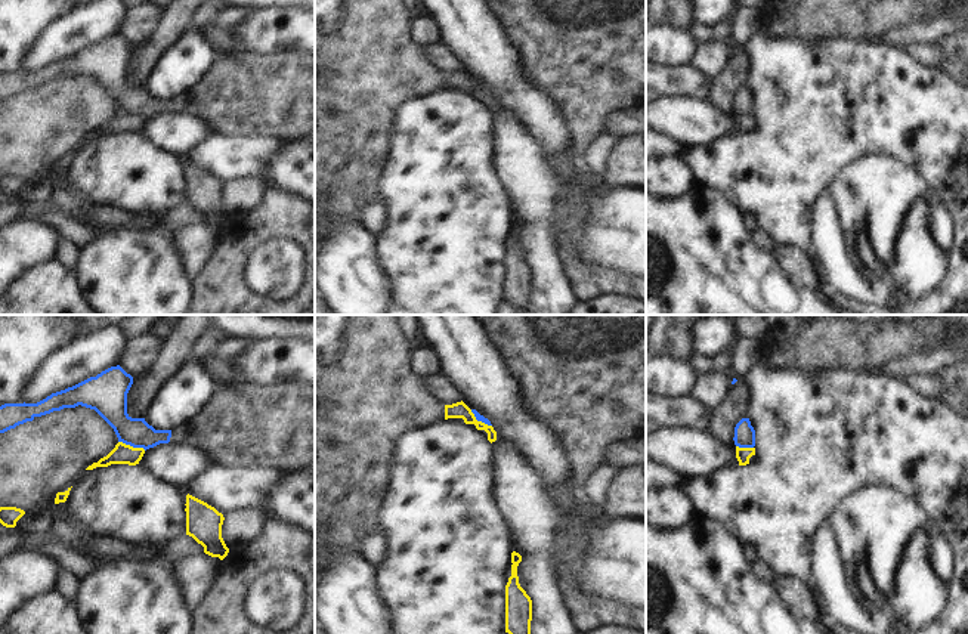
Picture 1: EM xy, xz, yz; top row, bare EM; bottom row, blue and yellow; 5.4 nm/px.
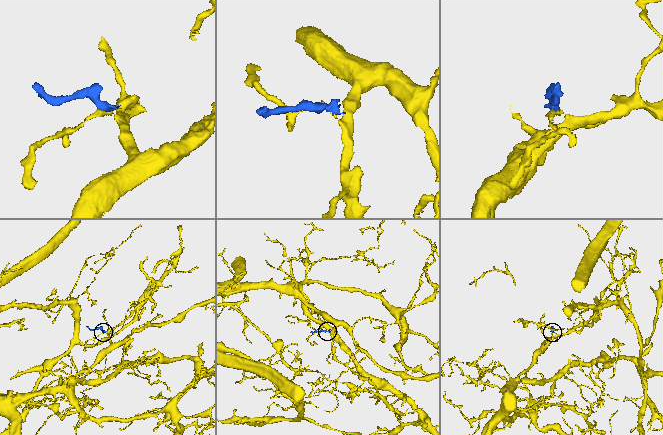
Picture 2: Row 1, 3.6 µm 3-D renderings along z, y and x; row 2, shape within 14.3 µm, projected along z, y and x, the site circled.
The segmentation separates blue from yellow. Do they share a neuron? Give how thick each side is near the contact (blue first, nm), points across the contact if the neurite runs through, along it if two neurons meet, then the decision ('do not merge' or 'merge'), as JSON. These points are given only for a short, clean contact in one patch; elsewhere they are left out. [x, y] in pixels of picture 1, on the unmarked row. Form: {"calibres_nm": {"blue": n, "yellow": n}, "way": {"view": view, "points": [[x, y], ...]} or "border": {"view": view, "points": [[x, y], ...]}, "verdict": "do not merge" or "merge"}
{"calibres_nm": {"blue": 170, "yellow": 110}, "border": {"view": "xy", "points": [[118, 110], [145, 118]]}, "verdict": "do not merge"}

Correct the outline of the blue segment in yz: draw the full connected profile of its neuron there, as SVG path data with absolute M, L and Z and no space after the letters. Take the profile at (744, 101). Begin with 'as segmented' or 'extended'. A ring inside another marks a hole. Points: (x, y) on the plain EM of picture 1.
as segmented; M742 87L734 96L734 114L739 117L755 115L755 99L751 95L749 87Z

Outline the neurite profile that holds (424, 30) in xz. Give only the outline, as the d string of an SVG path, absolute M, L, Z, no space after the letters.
M429 15L414 18L411 24L412 38L424 49L440 43L440 31L433 18Z

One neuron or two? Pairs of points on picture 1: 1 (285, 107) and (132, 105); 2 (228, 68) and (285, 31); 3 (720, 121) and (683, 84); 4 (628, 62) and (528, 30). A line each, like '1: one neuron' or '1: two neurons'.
1: one neuron
2: two neurons
3: two neurons
4: one neuron

